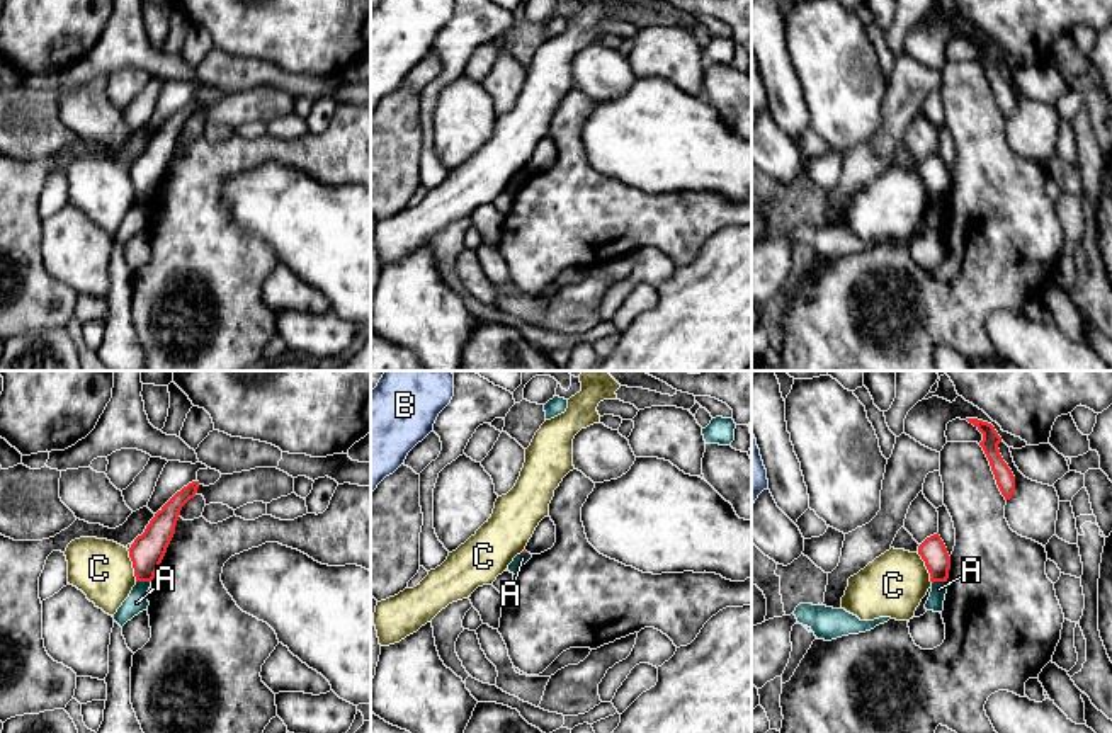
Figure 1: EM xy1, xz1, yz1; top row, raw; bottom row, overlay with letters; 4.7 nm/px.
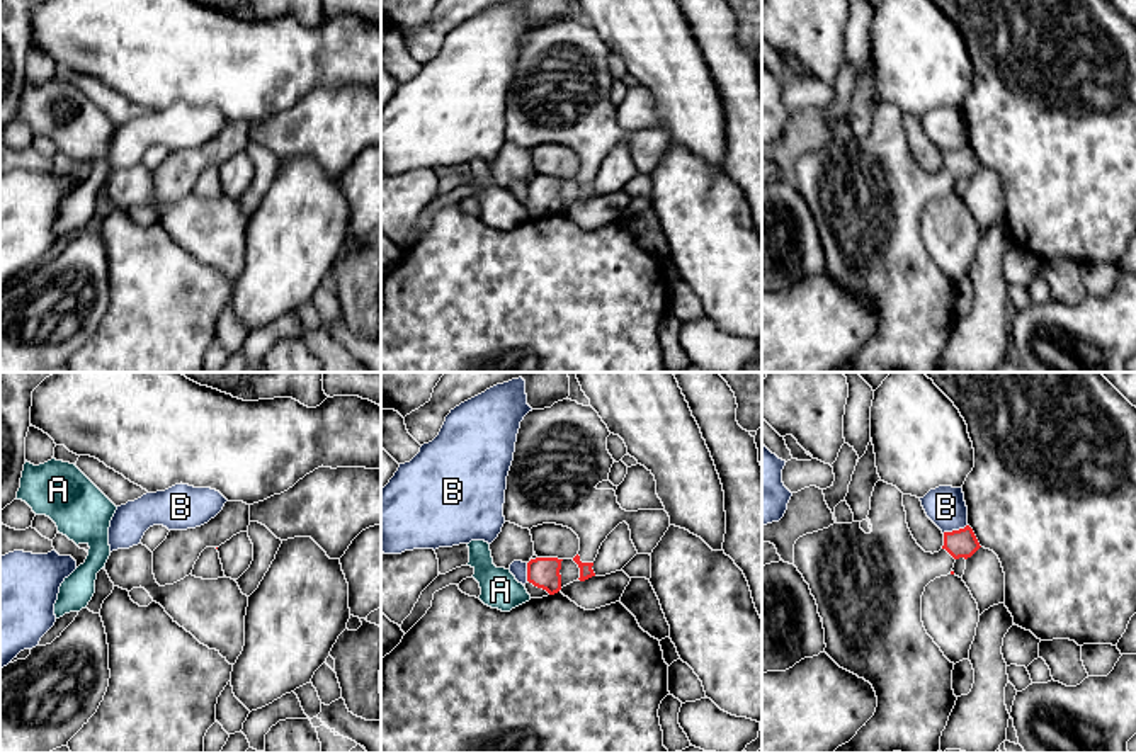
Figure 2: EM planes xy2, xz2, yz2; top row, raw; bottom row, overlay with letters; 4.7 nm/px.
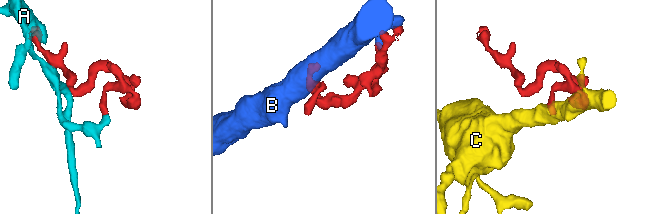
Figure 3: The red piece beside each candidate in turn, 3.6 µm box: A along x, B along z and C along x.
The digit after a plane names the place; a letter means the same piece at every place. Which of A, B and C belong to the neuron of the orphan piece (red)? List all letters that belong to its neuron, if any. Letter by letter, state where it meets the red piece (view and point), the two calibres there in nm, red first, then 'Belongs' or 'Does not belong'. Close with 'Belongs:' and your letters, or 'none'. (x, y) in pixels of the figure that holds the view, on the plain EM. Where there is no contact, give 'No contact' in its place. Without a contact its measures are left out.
A: Touches red at xy1 (143, 199). Thickness 160 nm (red) against 100 nm. Does not belong
B: Touches red at yz2 (954, 150). Thickness 140 nm (red) against 190 nm. Does not belong
C: Touches red at xy1 (133, 184). Thickness 160 nm (red) against 280 nm. Does not belong
Belongs: none

